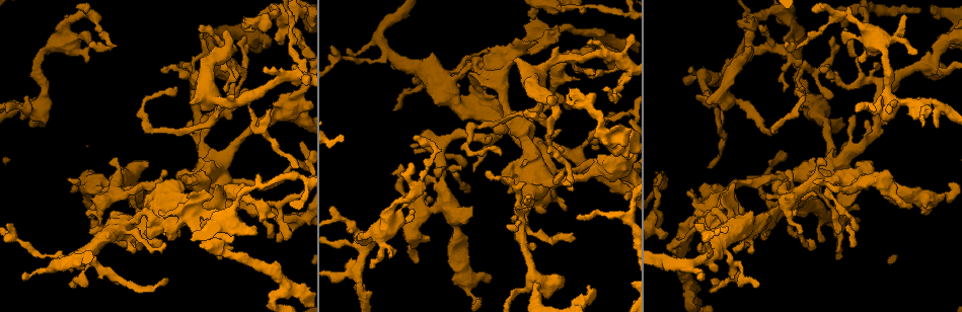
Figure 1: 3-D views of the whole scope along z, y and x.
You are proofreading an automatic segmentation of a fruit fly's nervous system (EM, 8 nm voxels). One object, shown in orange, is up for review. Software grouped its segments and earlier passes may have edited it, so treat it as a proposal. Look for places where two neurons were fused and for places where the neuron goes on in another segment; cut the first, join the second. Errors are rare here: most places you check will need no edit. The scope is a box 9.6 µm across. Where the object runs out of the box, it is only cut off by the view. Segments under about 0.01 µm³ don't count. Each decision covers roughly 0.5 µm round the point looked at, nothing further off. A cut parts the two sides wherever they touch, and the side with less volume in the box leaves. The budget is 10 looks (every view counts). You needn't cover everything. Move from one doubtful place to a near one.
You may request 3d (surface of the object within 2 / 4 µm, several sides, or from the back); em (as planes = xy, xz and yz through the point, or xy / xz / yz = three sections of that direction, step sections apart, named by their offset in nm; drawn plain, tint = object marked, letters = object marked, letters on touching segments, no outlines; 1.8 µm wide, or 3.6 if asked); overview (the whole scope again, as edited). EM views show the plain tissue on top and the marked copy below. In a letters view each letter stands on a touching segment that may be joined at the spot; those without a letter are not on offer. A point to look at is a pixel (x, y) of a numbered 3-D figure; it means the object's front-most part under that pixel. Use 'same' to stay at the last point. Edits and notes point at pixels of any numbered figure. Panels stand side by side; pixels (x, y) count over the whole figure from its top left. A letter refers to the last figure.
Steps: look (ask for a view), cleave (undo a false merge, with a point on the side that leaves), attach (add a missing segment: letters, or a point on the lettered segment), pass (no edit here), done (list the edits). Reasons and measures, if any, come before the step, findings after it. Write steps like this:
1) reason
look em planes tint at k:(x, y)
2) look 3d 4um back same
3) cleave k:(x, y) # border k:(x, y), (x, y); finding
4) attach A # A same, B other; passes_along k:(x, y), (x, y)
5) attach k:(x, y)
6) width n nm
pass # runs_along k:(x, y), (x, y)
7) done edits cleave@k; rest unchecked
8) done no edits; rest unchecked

look 3d 2um at 1:(720, 119)

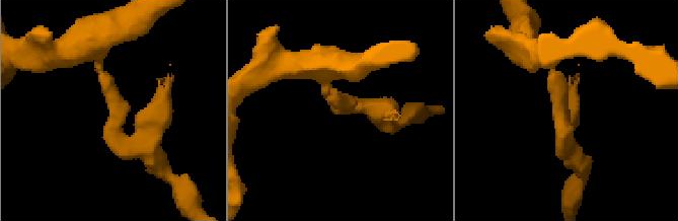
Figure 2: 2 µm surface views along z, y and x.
need the tissue
look em planes tint at 2:(566, 116)

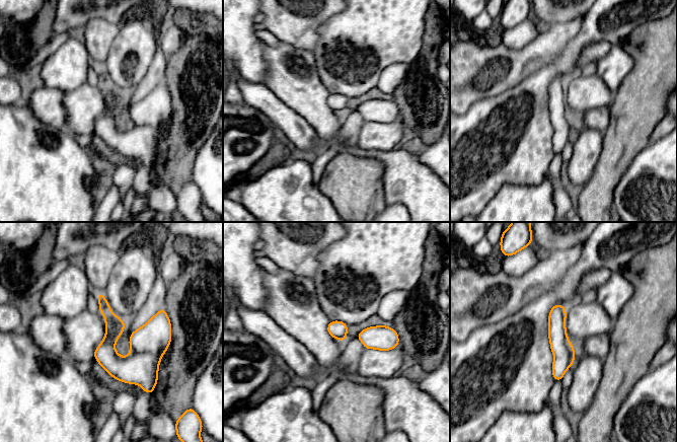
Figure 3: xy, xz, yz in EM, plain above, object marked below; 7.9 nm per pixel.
look em planes letters same

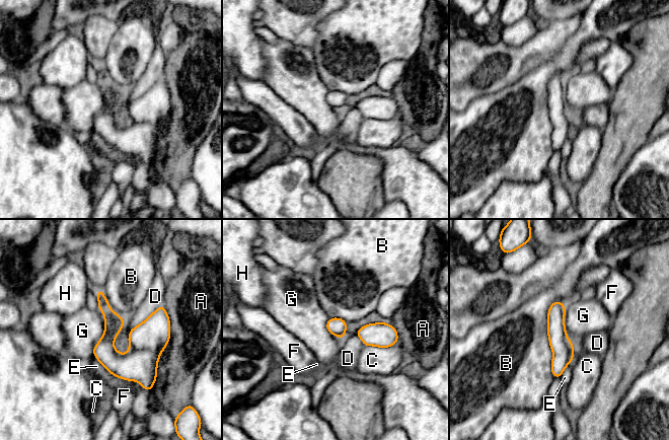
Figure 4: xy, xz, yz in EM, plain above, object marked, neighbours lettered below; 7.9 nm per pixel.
pass # A other, B other, C other, D other, E other, F other, G other, H other; runs_along 4:(99, 292), (109, 350), (147, 379); one neuron here

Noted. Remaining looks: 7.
abrupt turn
look em 3.6um planes letters at 1:(881, 88)

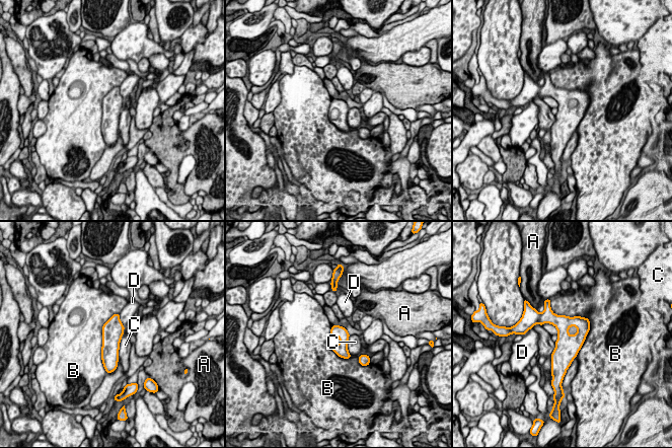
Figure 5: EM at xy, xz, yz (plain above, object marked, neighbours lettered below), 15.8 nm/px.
width 180 nm
pass # A other, B other, C other, D other; border 5:(549, 303), (588, 319), (577, 356); all the same neuron

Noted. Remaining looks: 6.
branch point
look em planes letters at 1:(730, 213)

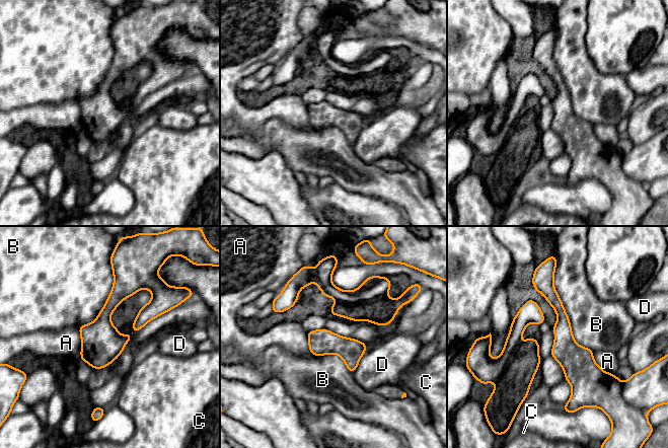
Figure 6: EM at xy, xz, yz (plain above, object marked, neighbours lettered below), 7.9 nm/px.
pass # A other, B other, C other, D other; border 6:(554, 270), (573, 339), (593, 351); continuous, no second neuron

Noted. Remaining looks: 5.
side arm on a straight run
look 3d 4um at 1:(421, 71)

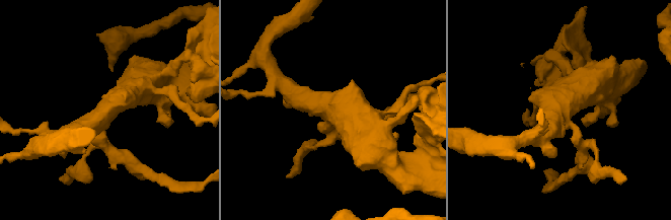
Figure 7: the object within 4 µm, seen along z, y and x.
arms 3; arm_widths 190, 320, 650 nm; now the EM
look em 3.6um planes tint at 7:(332, 107)

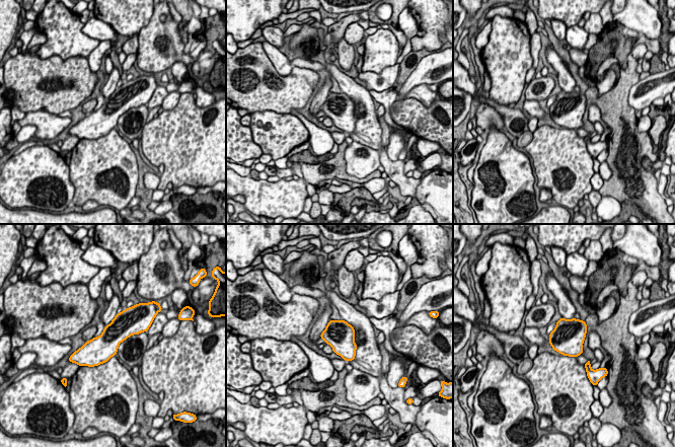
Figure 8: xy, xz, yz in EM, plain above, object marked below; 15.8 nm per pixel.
look em 3.6um planes letters same

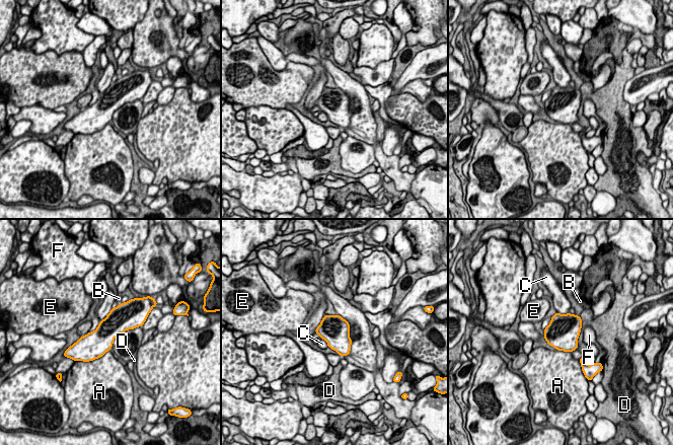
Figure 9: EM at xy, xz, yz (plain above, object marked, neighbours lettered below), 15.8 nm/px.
pass # A other, B other, C other, D other, E other, F other; border 9:(113, 308), (100, 320); one neuron here

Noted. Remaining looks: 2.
done no edits; rest unchecked

